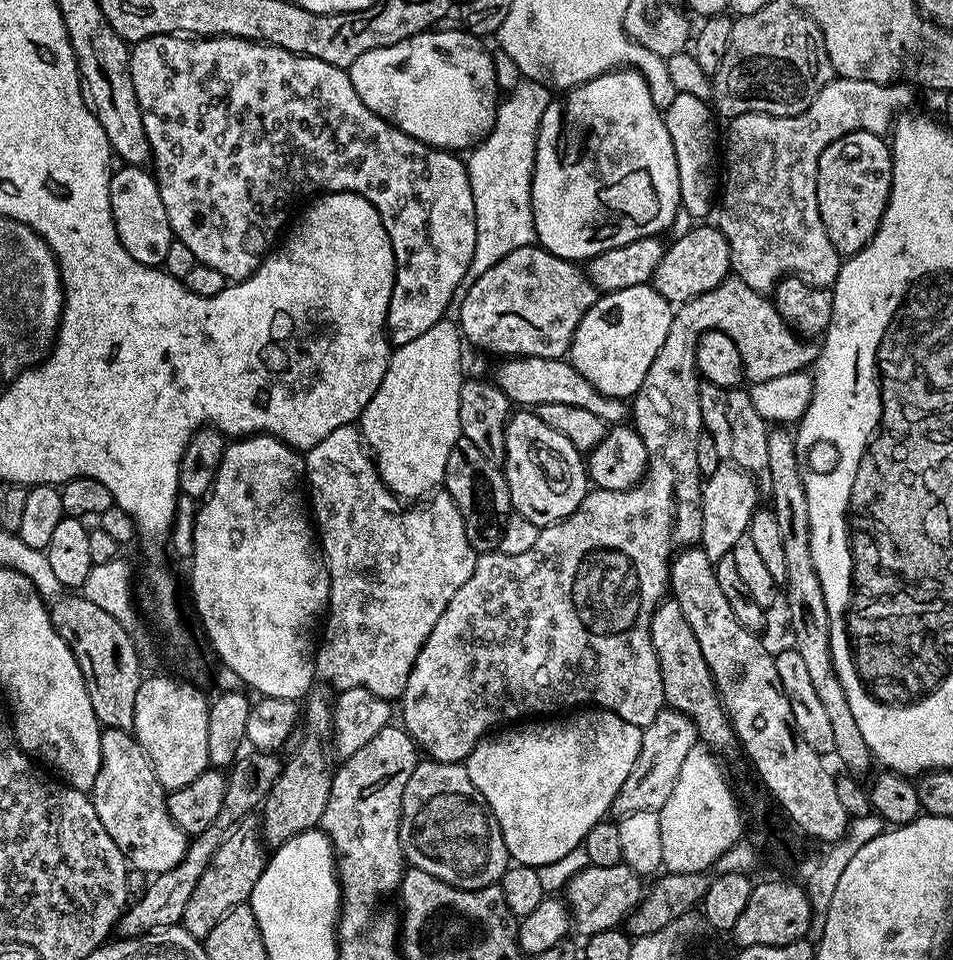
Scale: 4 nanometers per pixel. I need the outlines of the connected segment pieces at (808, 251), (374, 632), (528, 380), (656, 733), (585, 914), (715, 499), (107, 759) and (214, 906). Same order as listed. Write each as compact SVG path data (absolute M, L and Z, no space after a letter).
M834 78L820 91L818 98L814 98L814 102L810 102L810 106L806 106L806 110L802 114L798 114L797 116L767 116L766 114L755 112L754 114L734 116L727 121L728 137L725 140L723 137L722 140L722 164L723 167L724 164L728 167L728 173L725 176L723 173L722 176L722 194L724 190L724 197L721 195L718 200L718 212L720 208L718 227L720 233L724 235L726 242L730 246L732 272L739 280L746 282L746 286L750 286L750 290L765 294L771 293L776 285L786 276L800 276L804 280L810 281L811 284L821 286L835 284L840 273L842 258L838 254L838 250L834 250L834 246L826 234L826 226L822 226L822 214L818 214L818 190L816 189L816 183L818 182L818 158L822 158L822 150L826 150L826 146L830 146L830 142L834 142L851 132L869 132L870 134L884 136L893 127L897 115L911 109L908 107L912 104L912 92L906 85L900 83L879 84L878 82L870 82L869 80Z
M347 424L334 430L331 434L326 434L326 438L322 438L322 442L318 442L318 446L307 449L303 462L306 484L310 489L310 516L318 529L318 547L324 557L324 565L328 567L328 577L332 580L326 619L323 621L322 635L319 637L316 649L315 679L333 684L336 690L365 688L370 690L370 694L378 694L383 700L399 701L406 690L410 670L414 666L426 638L430 638L430 630L434 630L434 622L438 622L438 618L442 618L442 610L446 610L446 606L450 606L450 598L454 598L454 594L460 589L462 582L466 582L466 578L470 578L470 574L474 574L478 554L466 538L466 526L462 526L462 514L458 514L458 506L452 501L450 494L443 490L437 491L435 495L423 502L409 503L412 504L409 508L392 508L394 497L381 482L380 473L376 470L375 459L362 447L359 427L352 424Z
M522 356L504 358L499 362L501 364L496 368L494 383L513 405L523 406L528 410L534 410L538 406L550 406L550 402L562 402L566 406L582 406L582 410L598 414L598 418L602 418L608 426L622 424L629 419L630 408L625 401L610 398L594 390L594 386L590 386L590 382L586 382L586 378L582 378L582 374L578 374L578 370L574 370L574 366L567 359Z
M662 711L658 718L654 718L654 722L650 722L650 726L643 729L642 750L638 750L638 758L626 777L626 782L622 782L622 790L618 790L618 794L612 798L610 812L616 818L660 809L666 798L670 798L674 782L678 782L686 754L690 754L690 750L698 743L694 722L690 722L690 718L680 712Z
M589 866L569 878L562 889L562 899L568 906L570 924L587 938L602 930L620 928L646 895L645 881L630 866Z
M721 462L718 470L703 481L700 493L702 510L702 534L699 547L704 549L706 558L713 562L722 558L722 554L732 551L734 542L745 536L752 515L758 511L756 504L756 484L751 475L736 467L735 464Z
M104 728L100 737L102 738L102 766L98 770L98 778L94 778L90 795L94 810L98 810L98 819L102 821L102 826L106 826L106 834L114 838L114 846L122 850L124 859L133 869L147 874L174 870L174 866L182 862L190 838L174 822L174 818L170 818L166 789L158 782L150 758L144 753L131 731L122 728Z
M249 814L221 839L218 850L206 866L206 874L198 878L198 886L194 886L190 902L186 902L182 921L184 929L194 937L206 937L210 930L214 930L214 926L218 926L218 922L222 922L222 918L226 918L226 914L230 914L230 910L240 904L248 904L252 899L254 882L262 878L265 863L266 845L262 839L262 824L255 815Z

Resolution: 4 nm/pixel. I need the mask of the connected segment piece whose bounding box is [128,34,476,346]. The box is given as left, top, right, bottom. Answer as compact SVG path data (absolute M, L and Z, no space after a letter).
M184 34L151 36L145 40L137 40L131 45L128 61L134 82L134 94L138 94L138 106L142 110L142 126L146 126L146 138L150 142L151 163L156 164L154 175L156 185L159 186L162 194L162 206L166 206L166 218L170 218L173 237L186 242L186 246L190 246L198 264L214 266L214 270L218 270L230 282L244 280L258 271L260 263L273 251L281 235L280 227L283 226L284 219L288 216L288 207L299 196L309 195L308 197L311 197L313 194L326 192L357 192L378 210L386 226L386 234L390 234L390 242L396 259L396 277L394 290L390 294L386 325L386 335L389 341L396 346L411 342L412 339L419 338L421 334L426 334L430 326L445 319L450 302L454 298L454 290L458 290L458 282L462 282L474 258L474 242L476 241L474 194L470 190L470 178L465 161L459 160L456 157L459 155L455 151L432 148L421 140L410 138L410 134L398 130L387 120L374 114L368 109L366 102L358 98L358 90L354 90L354 82L350 82L345 69L330 66L330 62L322 62L318 58L287 52L285 48L279 48L273 44L261 44L255 40L239 40L233 36L207 38L189 38Z

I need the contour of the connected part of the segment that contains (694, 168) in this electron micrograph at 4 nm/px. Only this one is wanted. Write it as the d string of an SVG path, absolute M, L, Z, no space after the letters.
M681 92L676 93L674 100L663 113L678 161L681 209L684 214L698 218L697 220L707 219L711 208L713 211L718 190L718 172L717 176L715 172L716 164L718 168L718 136L716 140L712 116L714 114L707 101Z

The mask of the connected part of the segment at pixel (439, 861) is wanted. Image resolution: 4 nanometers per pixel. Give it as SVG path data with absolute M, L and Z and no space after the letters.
M431 758L421 759L417 763L414 774L410 774L410 782L406 782L406 790L402 794L400 841L405 861L411 867L426 870L426 874L462 890L473 892L479 888L491 888L510 867L510 857L506 842L502 838L502 830L490 806L484 803L474 782L470 782L470 774L463 763L443 764Z

